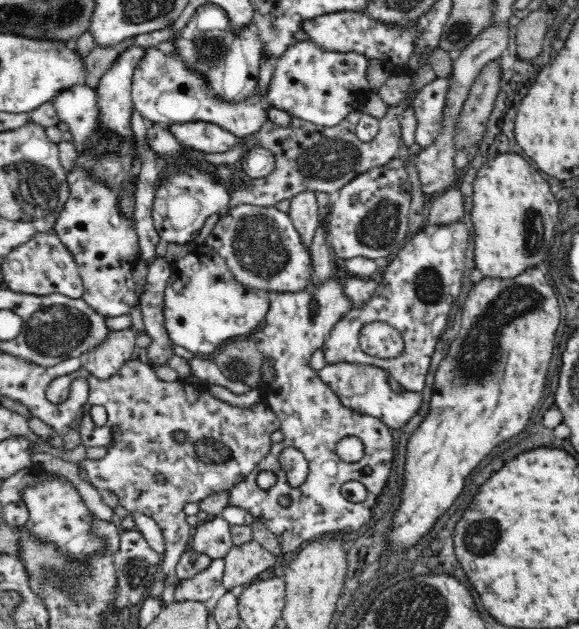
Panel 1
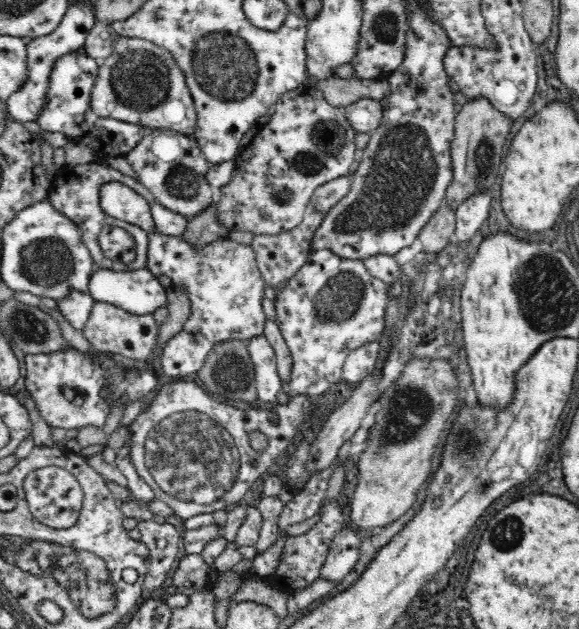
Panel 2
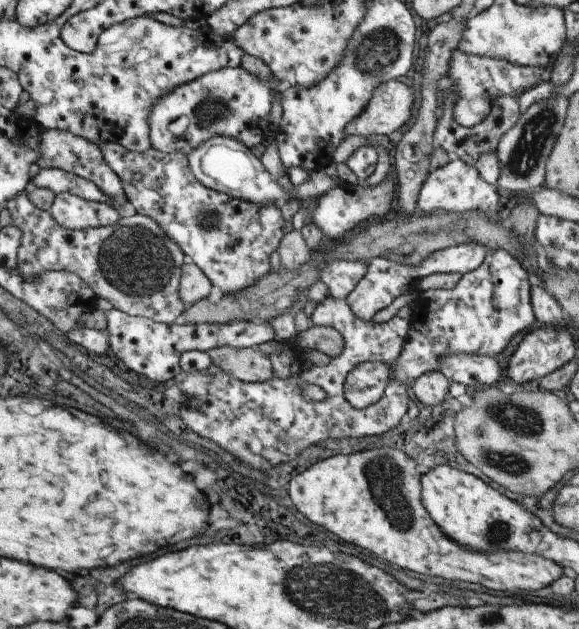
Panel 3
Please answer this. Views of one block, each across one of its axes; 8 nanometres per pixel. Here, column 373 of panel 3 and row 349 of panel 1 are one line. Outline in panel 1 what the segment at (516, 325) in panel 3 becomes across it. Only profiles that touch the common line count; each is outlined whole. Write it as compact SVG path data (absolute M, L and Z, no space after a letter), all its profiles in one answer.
M368 322L360 330L360 346L372 358L398 358L404 350L400 332L388 322Z

